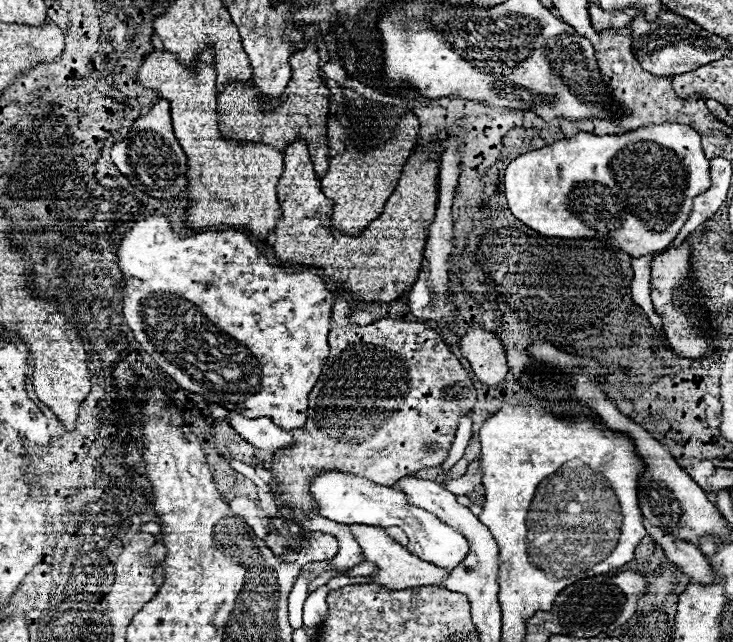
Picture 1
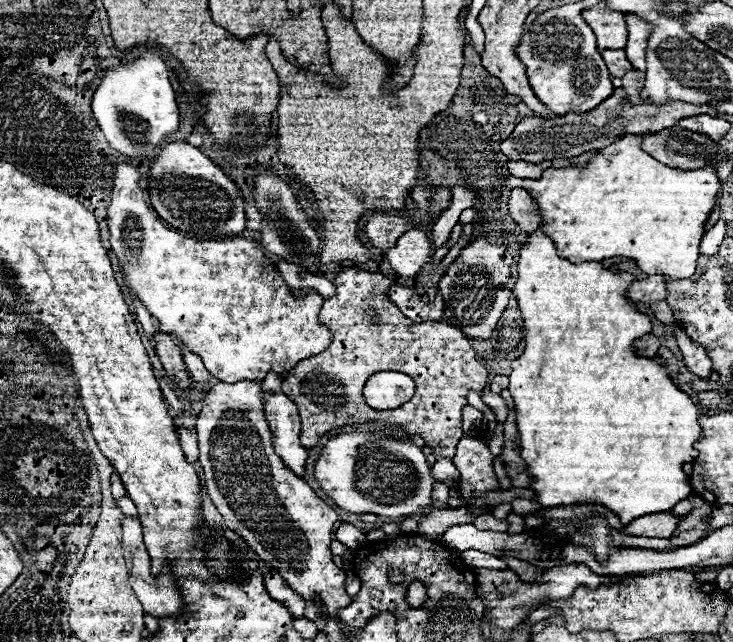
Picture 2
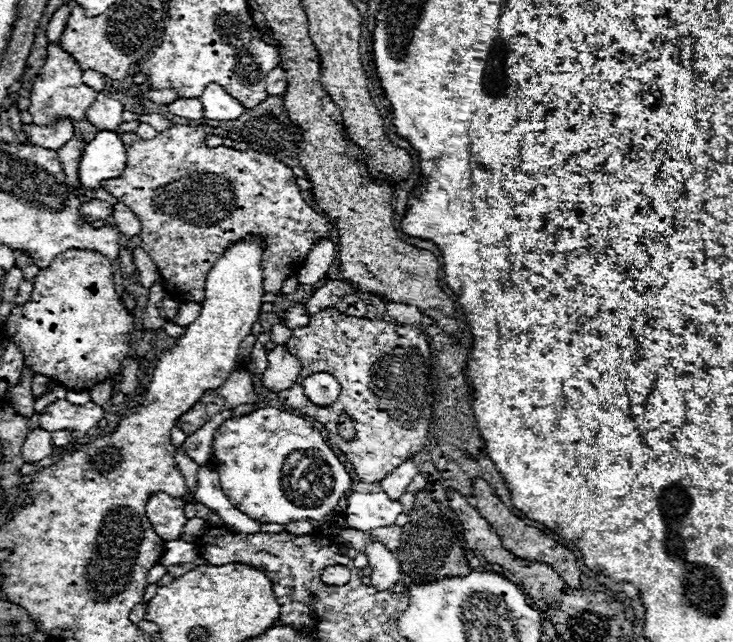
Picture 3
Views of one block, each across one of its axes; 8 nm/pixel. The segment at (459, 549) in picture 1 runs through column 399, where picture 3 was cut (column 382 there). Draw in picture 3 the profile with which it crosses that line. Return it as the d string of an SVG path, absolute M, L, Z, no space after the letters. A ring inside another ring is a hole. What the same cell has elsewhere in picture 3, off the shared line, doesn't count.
M354 492L348 496L348 508L344 514L352 528L372 530L380 526L392 526L396 516L402 514L402 504L398 500L390 500L384 492Z

